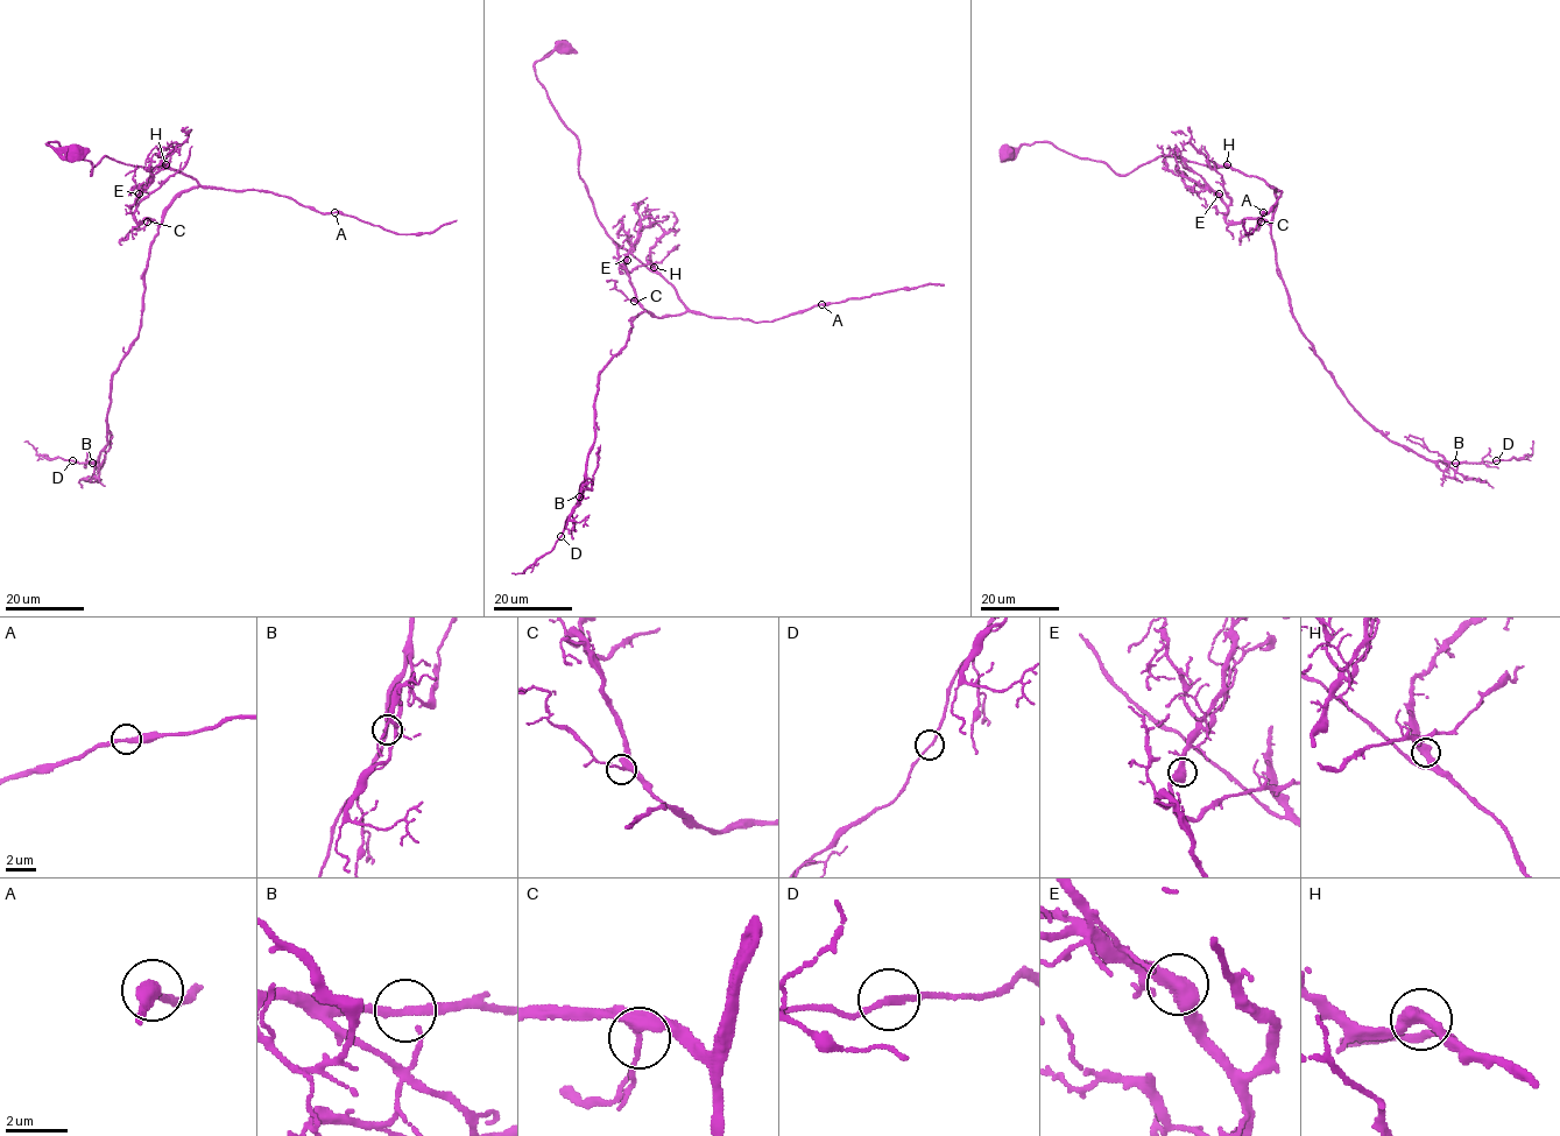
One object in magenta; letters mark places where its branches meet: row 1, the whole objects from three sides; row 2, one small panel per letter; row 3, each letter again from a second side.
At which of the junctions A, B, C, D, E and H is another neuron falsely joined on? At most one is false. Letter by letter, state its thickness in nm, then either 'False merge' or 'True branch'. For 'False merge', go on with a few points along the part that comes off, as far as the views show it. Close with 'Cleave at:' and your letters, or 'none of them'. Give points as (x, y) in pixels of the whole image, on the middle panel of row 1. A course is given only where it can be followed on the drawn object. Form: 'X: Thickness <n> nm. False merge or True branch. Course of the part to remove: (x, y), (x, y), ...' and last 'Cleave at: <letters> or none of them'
A: Thickness 260 nm. True branch
B: Thickness 240 nm. True branch
C: Thickness 280 nm. True branch
D: Thickness 150 nm. True branch
E: Thickness 480 nm. True branch
H: Thickness 460 nm. True branch
Cleave at: none of them

